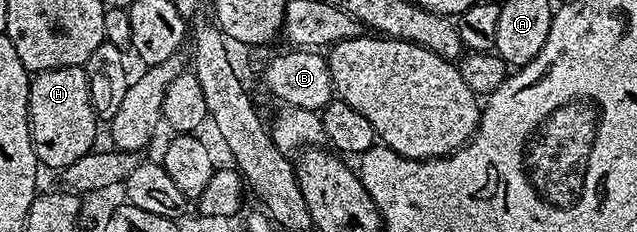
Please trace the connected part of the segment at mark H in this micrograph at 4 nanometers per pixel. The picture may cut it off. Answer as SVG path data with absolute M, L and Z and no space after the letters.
M83 66L60 67L33 74L26 106L30 116L30 138L34 140L39 166L46 168L47 165L50 169L61 171L76 163L80 155L95 148L100 118L92 107L88 75Z

